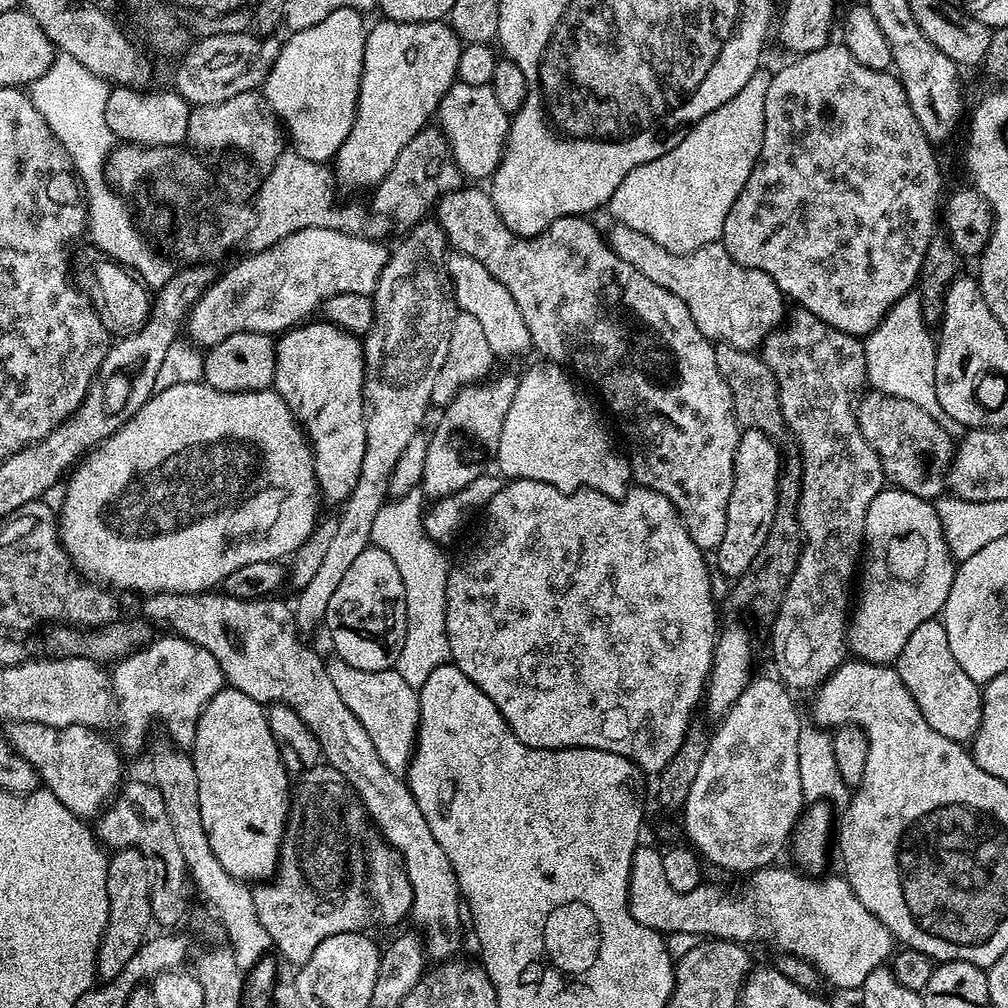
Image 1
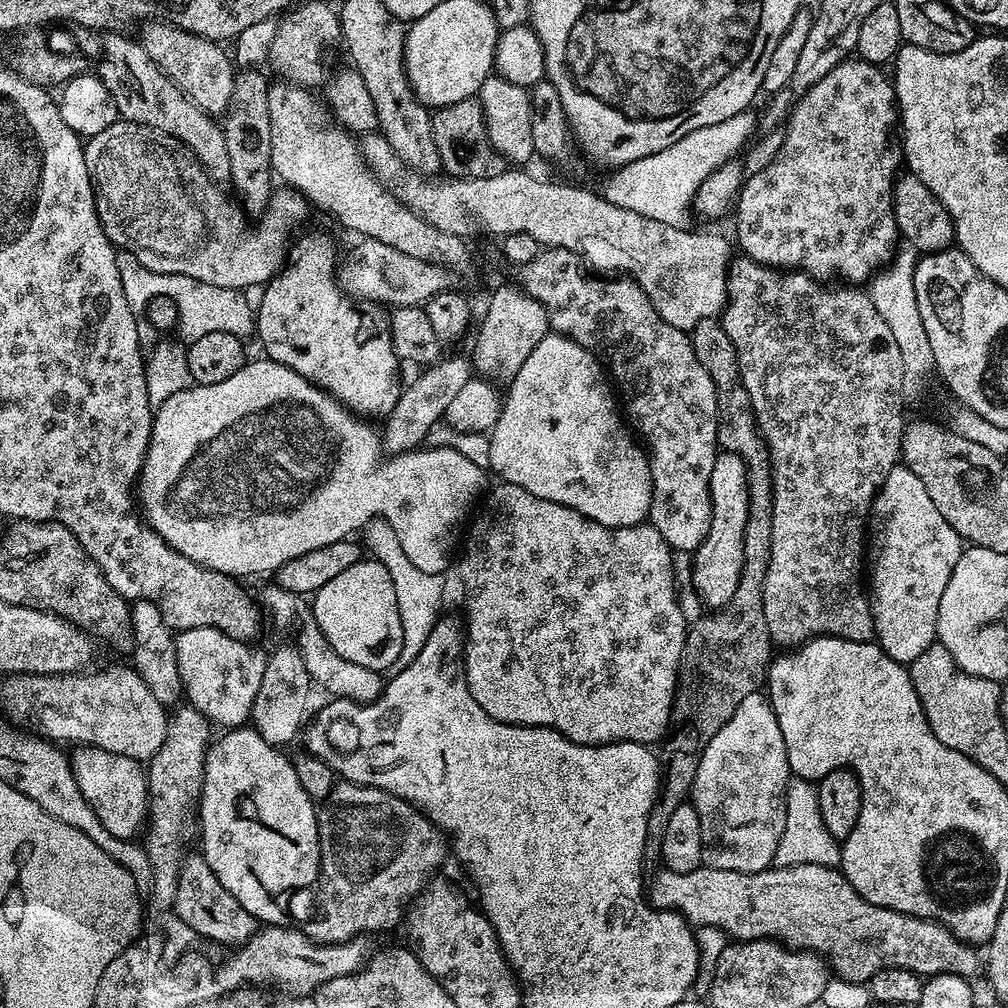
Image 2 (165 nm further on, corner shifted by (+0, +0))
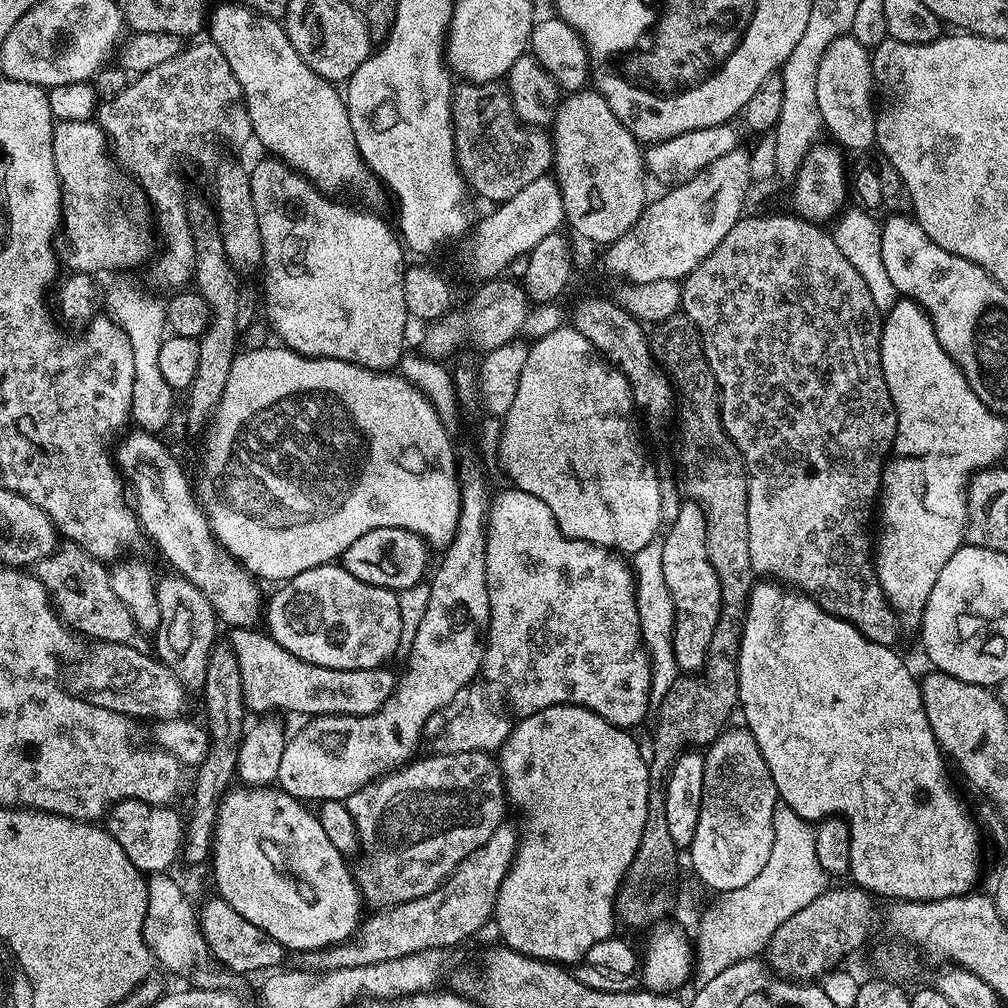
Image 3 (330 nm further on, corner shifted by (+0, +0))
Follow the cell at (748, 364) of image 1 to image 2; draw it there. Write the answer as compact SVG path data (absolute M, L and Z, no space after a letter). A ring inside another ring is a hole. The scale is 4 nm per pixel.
M716 318L703 320L690 329L690 335L698 362L702 362L706 374L710 374L714 382L717 445L725 452L738 454L748 466L748 521L742 542L742 570L734 598L730 598L726 606L704 614L708 616L696 618L701 620L693 619L684 643L672 722L662 741L664 749L658 752L660 788L648 811L652 824L666 825L674 810L689 799L692 783L698 774L698 762L706 746L710 746L710 738L726 726L742 698L750 698L750 694L757 692L765 683L768 665L774 659L772 635L764 613L764 583L772 537L772 470L768 446L756 427L750 394L746 394L746 386L740 377L736 347L730 342L730 334L726 334L723 323Z

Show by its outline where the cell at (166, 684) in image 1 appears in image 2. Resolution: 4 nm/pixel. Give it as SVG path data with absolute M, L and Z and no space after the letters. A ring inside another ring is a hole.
M217 628L177 631L176 658L180 682L187 703L193 704L213 725L231 730L249 723L268 656L251 643L230 638Z

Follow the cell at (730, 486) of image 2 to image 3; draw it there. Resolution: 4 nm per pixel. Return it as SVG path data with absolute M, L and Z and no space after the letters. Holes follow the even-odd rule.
M684 502L680 505L678 518L667 525L668 533L666 528L662 536L662 575L666 578L666 590L670 590L670 598L674 602L672 649L676 667L684 674L696 674L703 669L722 606L718 574L714 574L714 566L710 566L708 557L707 521L700 505Z

